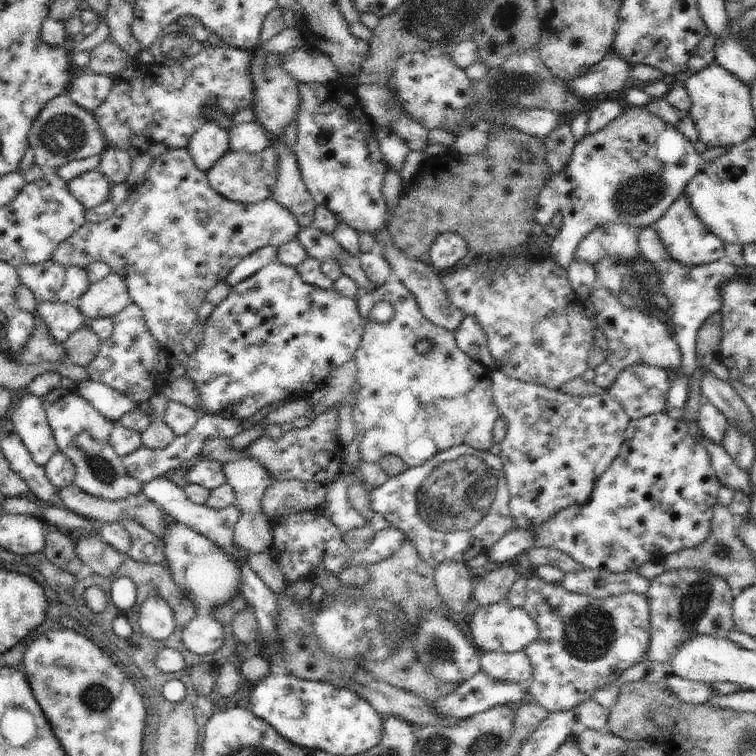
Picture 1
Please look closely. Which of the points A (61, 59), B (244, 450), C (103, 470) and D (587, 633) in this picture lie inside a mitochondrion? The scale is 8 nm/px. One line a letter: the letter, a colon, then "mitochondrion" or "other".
A: other
B: other
C: mitochondrion
D: mitochondrion

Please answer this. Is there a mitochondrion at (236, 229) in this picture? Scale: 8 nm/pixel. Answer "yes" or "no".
no

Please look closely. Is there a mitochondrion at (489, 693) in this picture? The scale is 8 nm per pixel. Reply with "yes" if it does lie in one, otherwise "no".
no

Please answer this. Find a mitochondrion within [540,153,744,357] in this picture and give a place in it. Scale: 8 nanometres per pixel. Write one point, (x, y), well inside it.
(637, 195)

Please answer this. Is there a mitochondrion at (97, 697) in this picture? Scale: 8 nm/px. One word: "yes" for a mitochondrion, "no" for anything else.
yes

